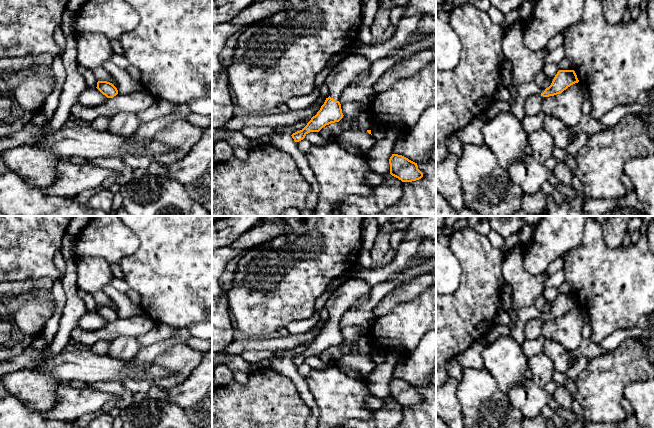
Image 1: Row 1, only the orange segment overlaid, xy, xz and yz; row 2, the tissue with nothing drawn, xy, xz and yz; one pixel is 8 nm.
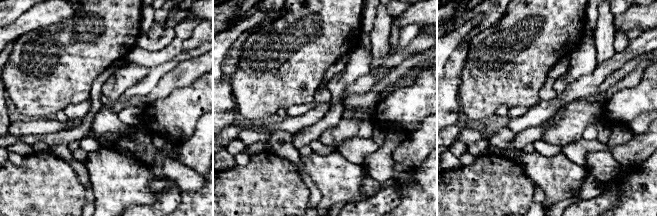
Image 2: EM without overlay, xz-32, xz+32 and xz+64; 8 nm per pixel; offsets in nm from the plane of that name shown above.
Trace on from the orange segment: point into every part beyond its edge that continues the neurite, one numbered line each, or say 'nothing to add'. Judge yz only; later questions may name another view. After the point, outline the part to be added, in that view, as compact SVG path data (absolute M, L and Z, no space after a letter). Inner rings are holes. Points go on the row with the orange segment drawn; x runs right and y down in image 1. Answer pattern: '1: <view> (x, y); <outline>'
1: yz (526, 63); M513 23L507 30L502 42L503 56L513 66L512 79L507 87L510 96L511 113L519 120L526 115L524 105L533 95L541 95L545 89L536 84L536 75L543 70L549 52L547 46L538 51L528 49L522 41L522 25Z

